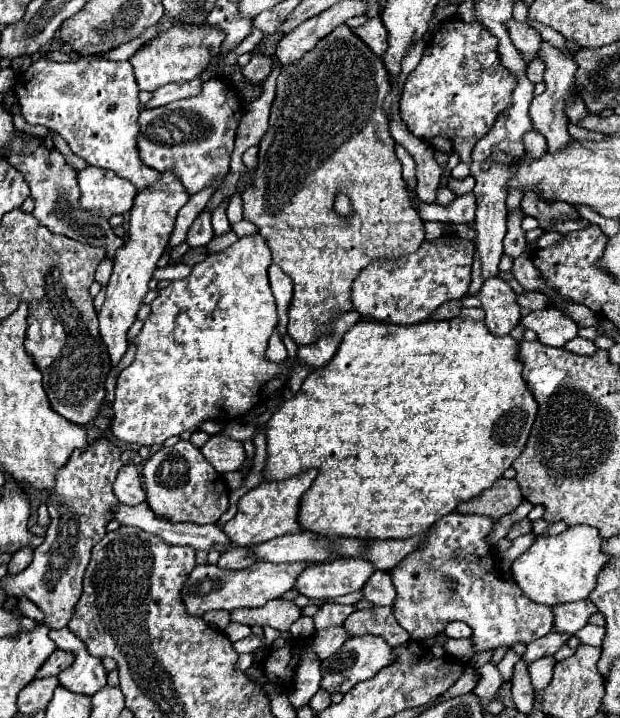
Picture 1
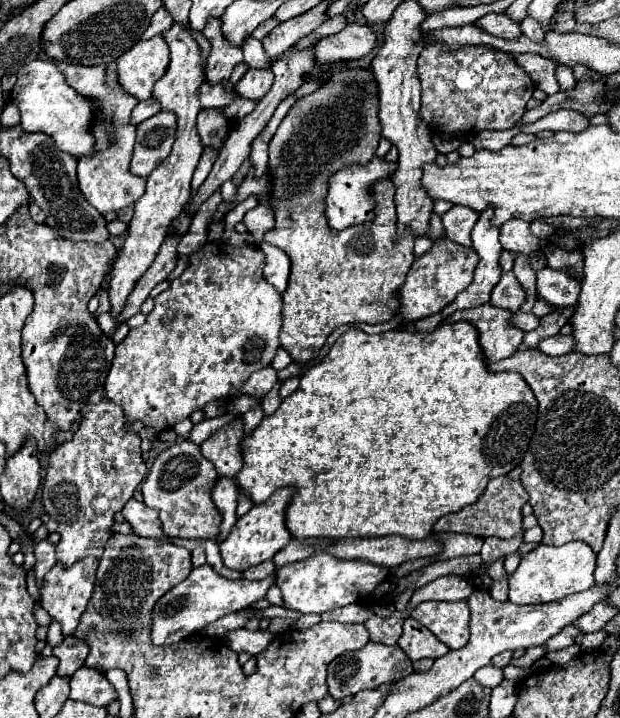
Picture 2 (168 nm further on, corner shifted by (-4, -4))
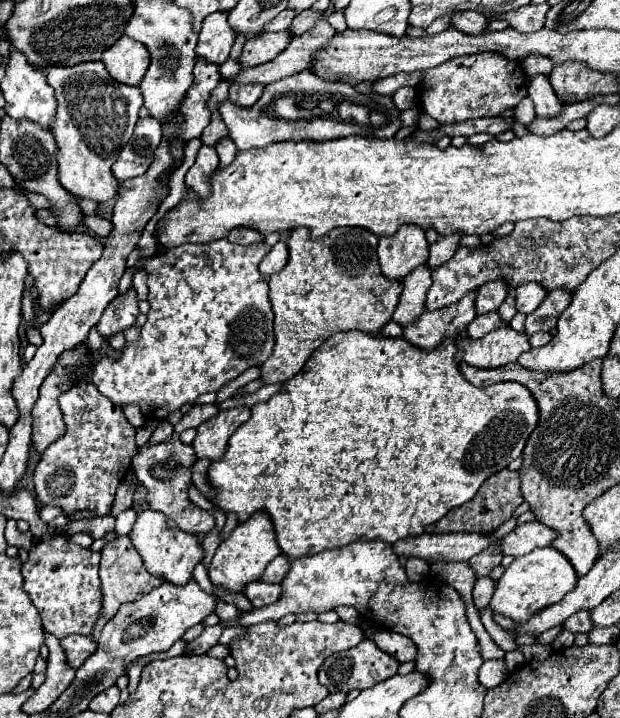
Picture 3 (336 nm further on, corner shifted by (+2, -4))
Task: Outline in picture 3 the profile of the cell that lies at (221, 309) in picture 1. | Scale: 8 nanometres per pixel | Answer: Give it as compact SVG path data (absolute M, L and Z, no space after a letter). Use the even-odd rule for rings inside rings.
M219 239L219 241L211 241L205 245L179 245L173 249L165 249L163 253L157 253L155 257L149 259L149 263L145 265L145 271L149 271L149 313L147 313L147 321L141 327L141 337L135 343L125 343L125 347L121 347L117 353L119 357L111 357L111 355L103 355L93 371L93 385L99 389L101 395L105 395L111 403L115 405L137 405L143 413L143 417L147 421L163 421L167 419L169 413L181 409L183 405L193 405L195 399L203 393L211 393L211 391L219 391L221 387L225 387L227 383L231 383L235 377L239 377L245 369L249 369L255 361L267 361L271 357L273 345L275 345L275 335L273 335L273 309L269 303L269 279L265 275L259 273L259 263L261 259L269 253L269 245L267 243L255 243L255 245L235 245L229 243L227 239Z

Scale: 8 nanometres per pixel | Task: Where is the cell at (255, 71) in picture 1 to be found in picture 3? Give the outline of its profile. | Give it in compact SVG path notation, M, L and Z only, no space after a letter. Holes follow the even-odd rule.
M231 83L229 101L239 103L241 107L251 107L263 93L263 83Z

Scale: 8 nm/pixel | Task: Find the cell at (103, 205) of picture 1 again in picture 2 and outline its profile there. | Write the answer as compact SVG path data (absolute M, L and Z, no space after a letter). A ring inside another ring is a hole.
M61 65L61 73L65 75L67 83L81 95L95 99L97 111L93 117L91 135L95 137L95 151L89 157L79 157L77 163L77 179L79 189L85 199L103 215L109 211L119 211L127 205L133 205L145 193L145 179L131 175L129 161L135 143L135 125L131 123L131 111L139 103L137 97L129 95L125 89L117 87L111 89L105 83L105 65L97 67L83 67L83 65Z

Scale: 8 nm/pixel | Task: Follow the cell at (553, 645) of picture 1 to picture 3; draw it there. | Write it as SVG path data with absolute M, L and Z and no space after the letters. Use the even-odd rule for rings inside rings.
M579 611L579 613L571 615L563 623L563 629L571 631L571 633L587 633L587 631L591 631L593 625L591 625L591 619L589 619L589 611Z

